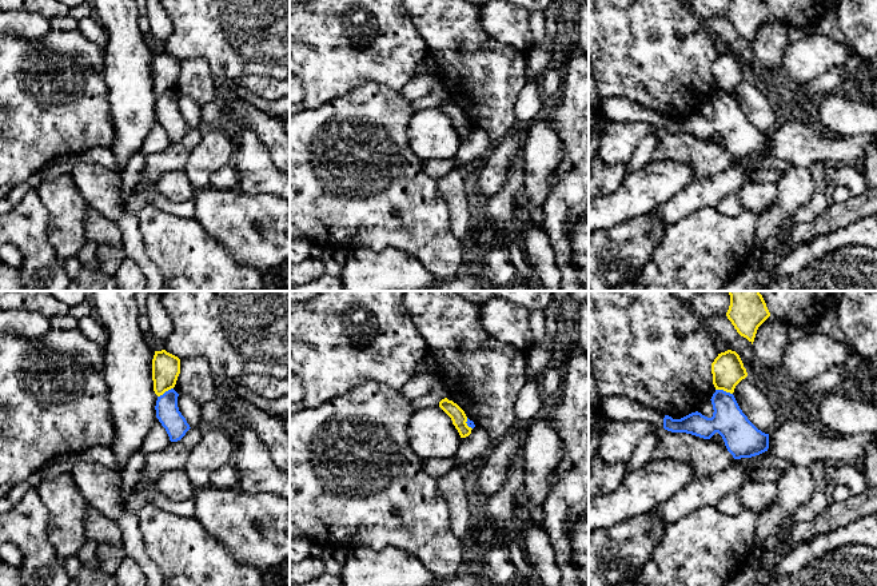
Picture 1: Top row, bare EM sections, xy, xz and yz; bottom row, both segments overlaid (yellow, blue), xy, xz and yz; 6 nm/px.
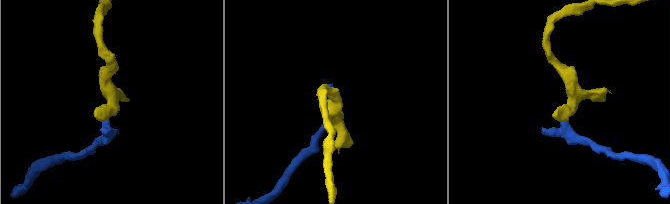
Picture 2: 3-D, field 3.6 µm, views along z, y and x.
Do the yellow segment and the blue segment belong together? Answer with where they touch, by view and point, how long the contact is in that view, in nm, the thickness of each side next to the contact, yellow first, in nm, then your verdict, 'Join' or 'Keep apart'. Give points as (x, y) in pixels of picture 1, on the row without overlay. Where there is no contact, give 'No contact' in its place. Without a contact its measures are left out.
Touches yellow at yz (724, 91). Shared border 110 nm. Thickness 200 nm (yellow) against 200 nm. Keep apart

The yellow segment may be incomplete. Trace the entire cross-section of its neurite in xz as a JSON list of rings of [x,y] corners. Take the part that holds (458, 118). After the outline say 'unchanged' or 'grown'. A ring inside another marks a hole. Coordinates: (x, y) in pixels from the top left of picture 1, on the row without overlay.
[[[445,99],[439,103],[439,108],[451,119],[453,125],[458,131],[461,139],[466,139],[471,135],[473,129],[466,124],[467,117],[457,104]]]; unchanged

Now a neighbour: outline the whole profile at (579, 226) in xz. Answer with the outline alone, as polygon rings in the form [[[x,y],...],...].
[[[579,215],[573,219],[570,239],[578,282],[585,291],[589,291],[589,215]]]

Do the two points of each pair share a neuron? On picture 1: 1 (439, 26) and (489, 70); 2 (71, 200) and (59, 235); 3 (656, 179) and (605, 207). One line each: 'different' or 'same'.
1: same
2: same
3: same

